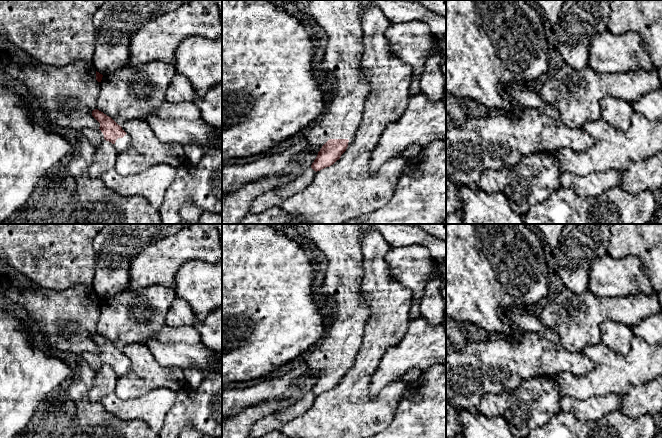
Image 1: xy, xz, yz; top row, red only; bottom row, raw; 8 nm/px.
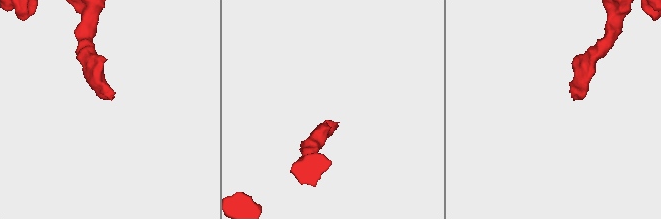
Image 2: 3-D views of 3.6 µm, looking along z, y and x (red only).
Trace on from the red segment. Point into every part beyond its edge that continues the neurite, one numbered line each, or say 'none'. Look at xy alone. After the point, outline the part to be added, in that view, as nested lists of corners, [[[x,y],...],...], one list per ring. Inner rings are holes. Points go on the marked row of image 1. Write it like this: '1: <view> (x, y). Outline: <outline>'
1: xy (121, 144). Outline: [[[126,134],[123,138],[118,138],[113,144],[118,153],[128,149],[131,144],[131,138]]]

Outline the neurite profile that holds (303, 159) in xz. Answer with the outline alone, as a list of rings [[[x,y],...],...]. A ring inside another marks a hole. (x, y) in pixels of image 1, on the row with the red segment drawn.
[[[310,146],[306,149],[303,149],[299,152],[295,152],[292,158],[290,159],[288,166],[295,164],[296,173],[301,173],[307,170],[308,168],[311,168],[312,163],[316,159],[318,155],[318,150],[314,146]]]

